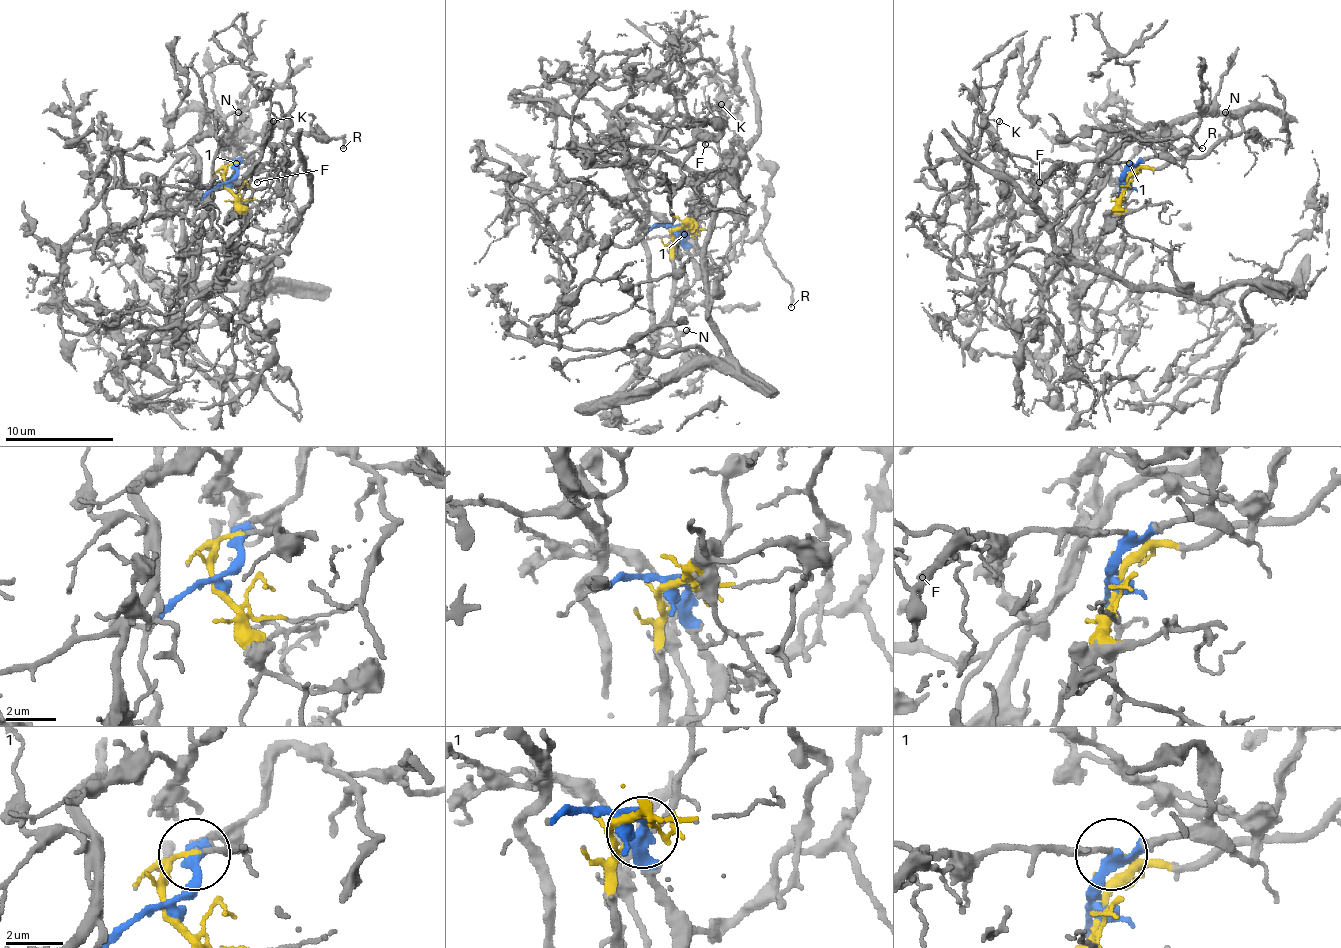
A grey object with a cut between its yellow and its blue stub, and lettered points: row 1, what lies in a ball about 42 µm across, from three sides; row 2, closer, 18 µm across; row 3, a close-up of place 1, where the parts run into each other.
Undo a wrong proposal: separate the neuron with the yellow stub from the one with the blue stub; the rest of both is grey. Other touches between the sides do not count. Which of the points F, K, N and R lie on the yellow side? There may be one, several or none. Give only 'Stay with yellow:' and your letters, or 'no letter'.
Stay with yellow: F, K, N

